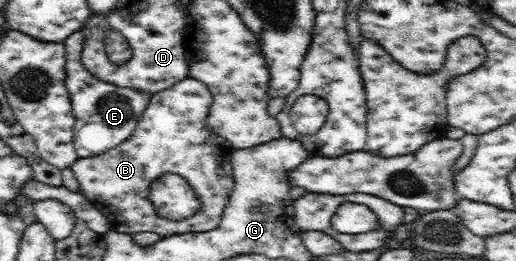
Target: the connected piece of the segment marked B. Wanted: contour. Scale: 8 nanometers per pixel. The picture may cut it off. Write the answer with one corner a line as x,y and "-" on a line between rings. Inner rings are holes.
191,76
173,84
169,89
159,91
150,98
149,104
139,124
127,140
116,148
111,148
101,155
77,158
70,169
79,182
81,193
91,201
95,209
104,213
110,221
110,229
123,234
155,232
162,238
185,233
212,231
220,226
220,221
231,191
235,185
232,169
232,153
235,147
225,137
216,135
207,128
207,115
212,105
212,94
201,81
-
165,172
173,172
183,176
194,189
201,202
201,208
191,217
172,221
160,216
149,199
149,184

